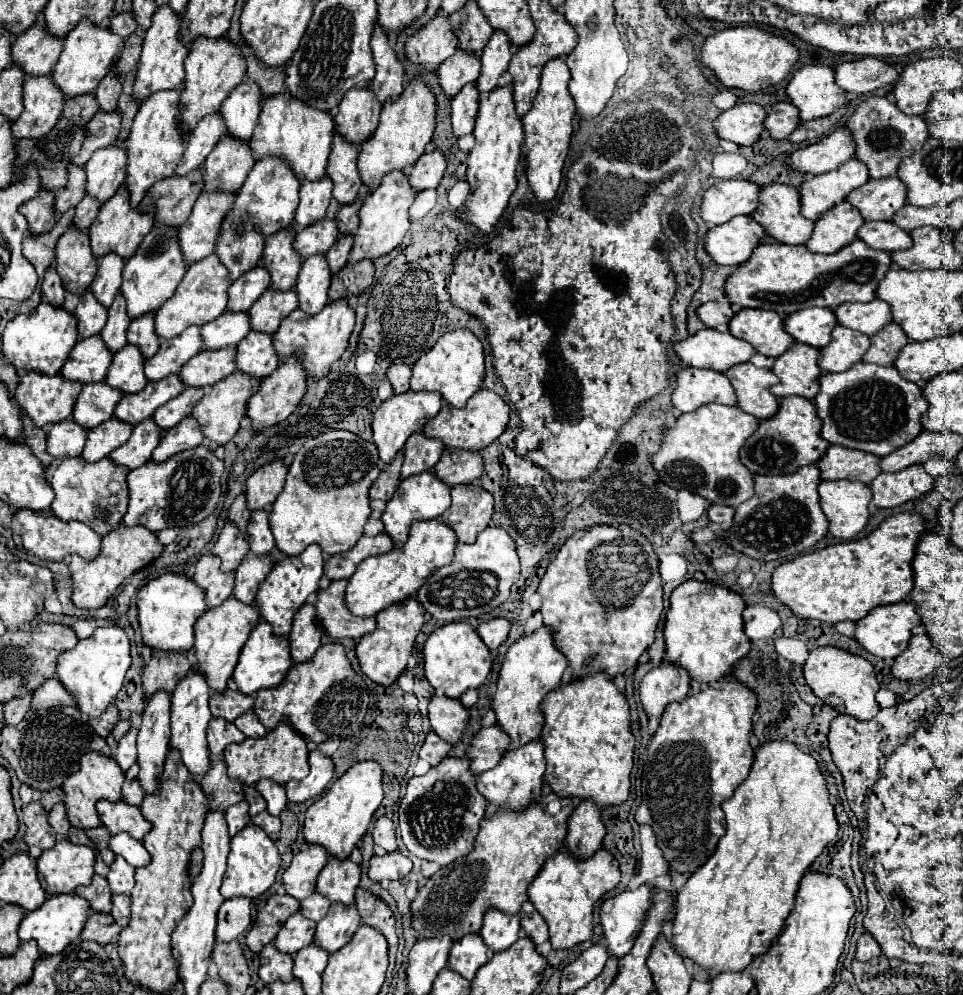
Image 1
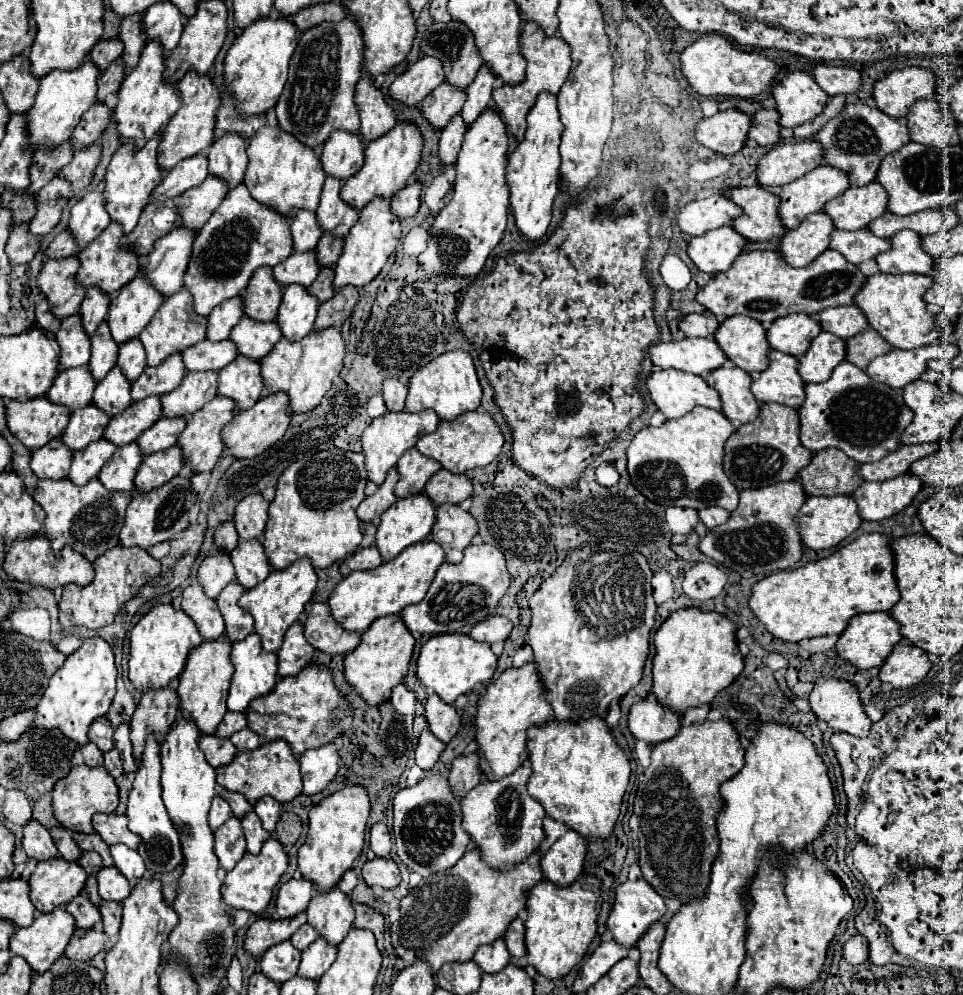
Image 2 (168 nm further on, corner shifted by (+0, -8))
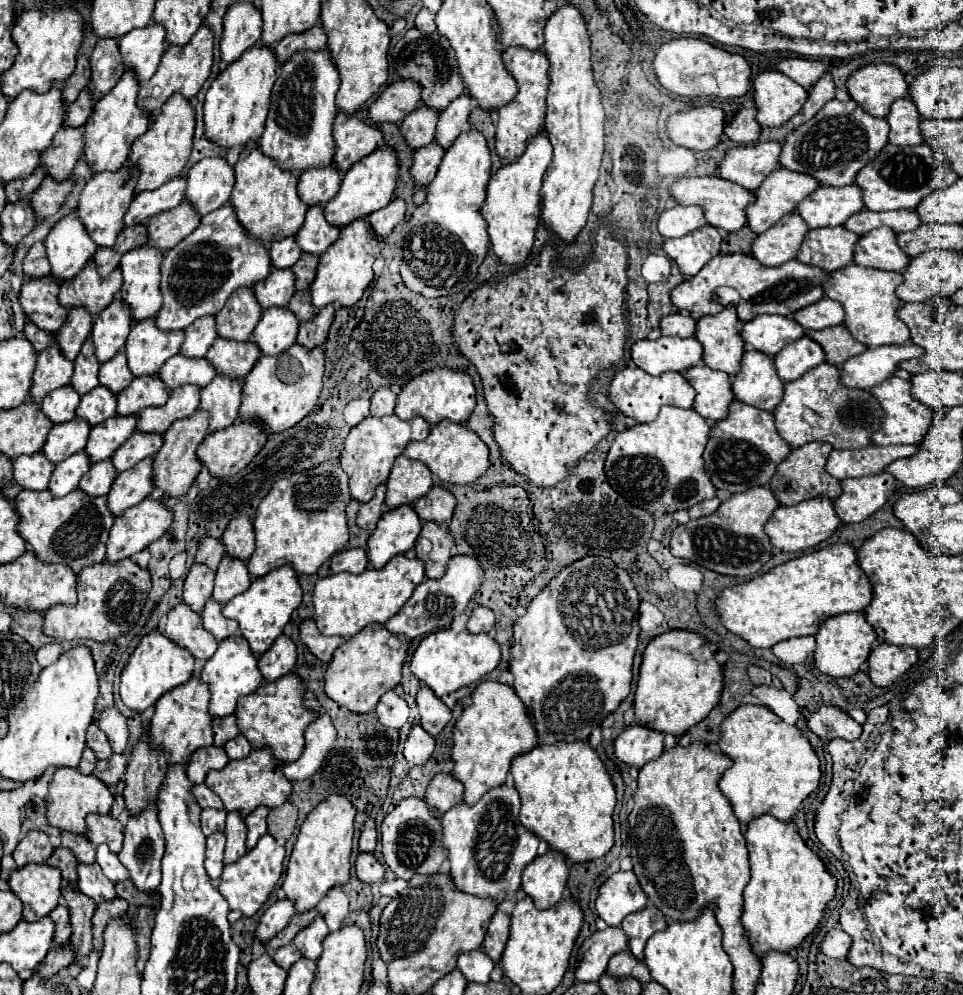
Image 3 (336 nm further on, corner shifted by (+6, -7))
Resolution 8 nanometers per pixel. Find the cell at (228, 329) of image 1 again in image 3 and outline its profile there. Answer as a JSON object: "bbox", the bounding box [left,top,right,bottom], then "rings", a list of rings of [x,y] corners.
{"bbox":[159,353,215,389],"rings":[[[181,353],[167,359],[159,371],[159,377],[165,381],[167,389],[175,389],[185,383],[205,387],[215,379],[215,375],[215,367],[207,357],[185,357]]]}

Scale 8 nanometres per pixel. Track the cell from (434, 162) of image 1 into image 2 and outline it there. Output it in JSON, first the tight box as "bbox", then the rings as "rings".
{"bbox":[391,182,421,220],"rings":[[[413,182],[411,186],[405,186],[401,192],[397,192],[391,198],[391,212],[395,212],[395,216],[399,216],[399,220],[411,218],[417,214],[419,204],[421,204],[421,184]]]}

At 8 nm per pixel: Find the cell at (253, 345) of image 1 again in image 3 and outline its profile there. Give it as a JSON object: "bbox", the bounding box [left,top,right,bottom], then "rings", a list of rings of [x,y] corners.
{"bbox":[201,375,243,431],"rings":[[[217,375],[209,387],[201,389],[201,409],[211,413],[209,431],[219,431],[239,419],[243,381],[227,375]]]}

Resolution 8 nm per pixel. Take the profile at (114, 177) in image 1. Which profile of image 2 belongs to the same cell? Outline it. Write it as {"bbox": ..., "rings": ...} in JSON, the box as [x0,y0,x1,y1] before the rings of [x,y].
{"bbox":[69,190,109,250],"rings":[[[101,190],[87,192],[71,208],[69,232],[73,234],[79,250],[89,246],[107,226],[109,226],[109,214],[105,212],[105,198]]]}

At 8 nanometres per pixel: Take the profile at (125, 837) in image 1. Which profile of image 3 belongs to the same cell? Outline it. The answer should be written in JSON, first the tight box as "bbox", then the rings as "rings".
{"bbox":[97,845,129,883],"rings":[[[99,845],[97,847],[97,863],[101,865],[105,877],[109,877],[111,881],[119,883],[119,881],[127,881],[129,879],[129,871],[127,867],[119,861],[119,857],[115,853],[109,851],[109,847]]]}

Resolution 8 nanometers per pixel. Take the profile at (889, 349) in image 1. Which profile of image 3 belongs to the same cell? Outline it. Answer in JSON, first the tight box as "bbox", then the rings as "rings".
{"bbox":[807,325,867,365],"rings":[[[845,325],[829,327],[823,331],[807,331],[807,337],[813,337],[825,351],[825,361],[833,365],[843,365],[845,359],[863,353],[867,347],[859,343]]]}

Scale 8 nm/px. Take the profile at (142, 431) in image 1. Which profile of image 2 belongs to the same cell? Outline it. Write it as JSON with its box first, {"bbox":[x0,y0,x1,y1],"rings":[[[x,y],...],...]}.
{"bbox":[99,442,143,492],"rings":[[[135,442],[121,446],[115,450],[111,460],[101,468],[99,482],[107,490],[123,490],[129,492],[133,488],[133,478],[143,462],[143,456],[139,452],[139,446]]]}

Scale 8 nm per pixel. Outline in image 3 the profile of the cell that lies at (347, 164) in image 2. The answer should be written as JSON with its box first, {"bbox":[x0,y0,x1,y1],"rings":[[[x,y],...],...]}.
{"bbox":[299,163,343,203],"rings":[[[335,163],[325,167],[309,167],[299,175],[299,195],[307,203],[327,203],[337,195],[343,181],[343,173]]]}

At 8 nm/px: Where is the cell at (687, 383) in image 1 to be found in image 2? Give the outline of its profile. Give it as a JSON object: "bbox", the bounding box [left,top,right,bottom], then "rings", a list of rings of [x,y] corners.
{"bbox":[645,370,719,418],"rings":[[[655,370],[645,380],[651,402],[665,418],[679,418],[695,406],[719,410],[719,394],[703,384],[701,376],[679,370]]]}

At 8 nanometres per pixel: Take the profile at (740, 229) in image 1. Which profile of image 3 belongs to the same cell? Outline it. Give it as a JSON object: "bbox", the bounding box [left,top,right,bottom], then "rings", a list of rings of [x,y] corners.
{"bbox":[663,225,721,277],"rings":[[[705,225],[685,237],[667,239],[663,243],[663,251],[679,265],[685,277],[693,277],[709,263],[709,259],[721,253],[721,243],[721,233],[713,225]]]}

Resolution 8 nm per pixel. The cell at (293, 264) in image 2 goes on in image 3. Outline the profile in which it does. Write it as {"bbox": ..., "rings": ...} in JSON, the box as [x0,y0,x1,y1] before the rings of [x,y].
{"bbox":[253,269,295,309],"rings":[[[275,269],[275,271],[271,271],[271,275],[267,279],[255,283],[253,291],[255,291],[255,297],[257,297],[257,301],[261,303],[263,309],[269,309],[273,305],[285,307],[295,293],[295,273],[293,273],[293,269]]]}

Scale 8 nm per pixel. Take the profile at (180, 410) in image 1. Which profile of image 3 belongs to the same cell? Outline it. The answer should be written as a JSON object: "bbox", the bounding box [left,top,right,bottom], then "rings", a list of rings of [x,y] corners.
{"bbox":[111,431,163,471],"rings":[[[135,431],[111,457],[117,471],[127,471],[129,467],[137,465],[145,457],[153,457],[163,445],[161,433],[141,433]]]}

